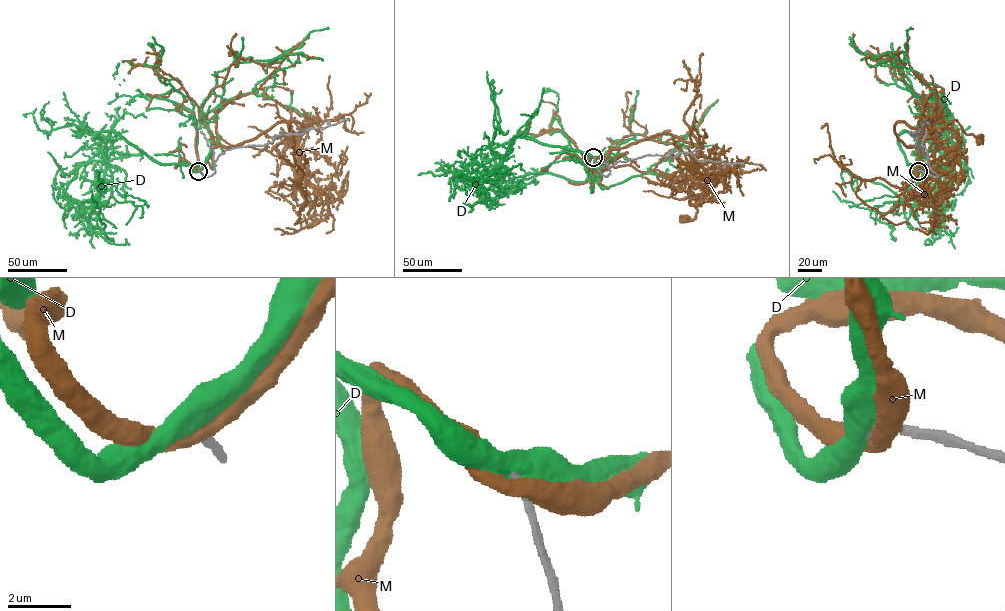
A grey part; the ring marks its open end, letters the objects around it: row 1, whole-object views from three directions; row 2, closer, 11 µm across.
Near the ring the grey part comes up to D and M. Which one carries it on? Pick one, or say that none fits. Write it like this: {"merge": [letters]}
{"merge": []}

